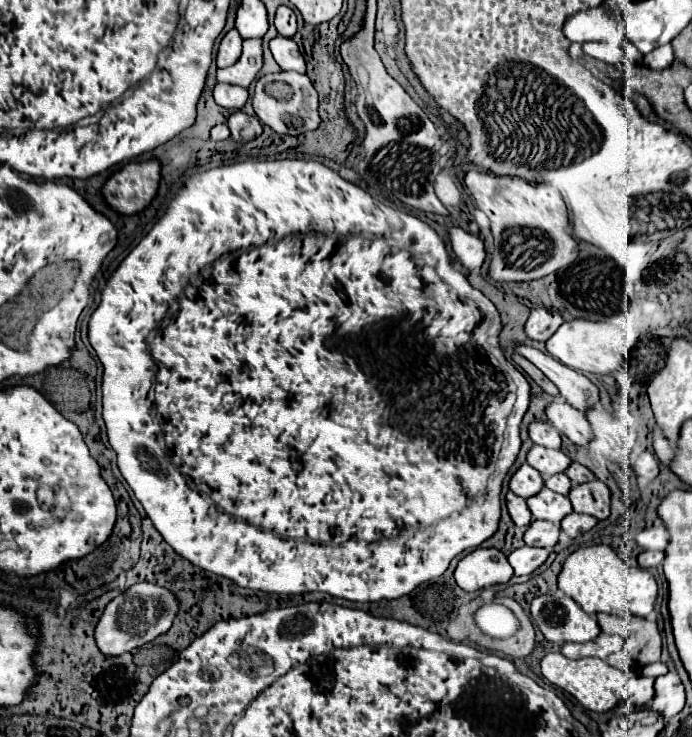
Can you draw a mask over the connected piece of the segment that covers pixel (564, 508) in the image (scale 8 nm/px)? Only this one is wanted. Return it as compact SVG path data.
M543 486L535 496L527 498L527 506L529 506L533 518L549 520L553 524L559 524L573 510L567 496L557 494L553 490L549 490L547 486Z

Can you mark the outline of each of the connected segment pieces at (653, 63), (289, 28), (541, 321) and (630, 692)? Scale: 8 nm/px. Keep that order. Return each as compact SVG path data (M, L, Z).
M665 44L665 46L659 46L659 48L655 48L651 54L647 54L645 56L645 64L649 66L649 68L667 68L667 66L671 66L671 62L673 62L673 48L671 48L671 44Z
M279 6L277 8L275 28L285 38L293 38L295 36L295 32L297 32L297 20L295 20L295 12L289 6Z
M535 308L525 324L525 334L531 340L547 342L547 338L553 336L553 332L563 324L563 318L559 312L547 310L547 308Z
M637 676L637 678L631 678L627 682L627 686L623 688L621 696L633 704L633 706L645 706L651 702L651 698L655 698L655 690L653 690L653 678L647 678L647 676Z

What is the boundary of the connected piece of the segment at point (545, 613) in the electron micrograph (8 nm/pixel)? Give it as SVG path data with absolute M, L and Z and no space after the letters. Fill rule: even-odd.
M541 594L531 602L531 616L543 636L551 642L589 642L601 632L597 620L583 612L581 606L569 598Z

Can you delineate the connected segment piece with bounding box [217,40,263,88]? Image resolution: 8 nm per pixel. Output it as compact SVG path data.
M243 40L243 54L241 58L229 66L229 68L219 68L217 70L217 82L227 82L227 84L237 84L243 88L249 88L253 78L263 66L263 50L261 50L261 40Z

